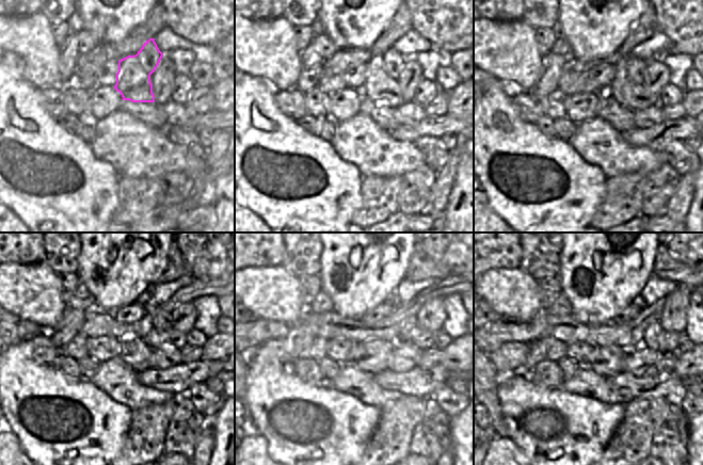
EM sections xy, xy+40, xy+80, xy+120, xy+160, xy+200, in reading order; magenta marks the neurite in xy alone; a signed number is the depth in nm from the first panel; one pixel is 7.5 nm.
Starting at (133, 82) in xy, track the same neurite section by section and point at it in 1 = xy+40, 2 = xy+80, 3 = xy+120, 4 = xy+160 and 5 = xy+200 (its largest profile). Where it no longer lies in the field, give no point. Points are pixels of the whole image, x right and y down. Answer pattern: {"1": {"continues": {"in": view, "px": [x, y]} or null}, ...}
{"1": {"continues": {"in": "xy+40", "px": [382, 71]}}, "2": {"continues": {"in": "xy+80", "px": [627, 87]}}, "3": {"continues": {"in": "xy+120", "px": [161, 334]}}, "4": {"continues": {"in": "xy+160", "px": [411, 332]}}, "5": {"continues": {"in": "xy+200", "px": [655, 338]}}}

